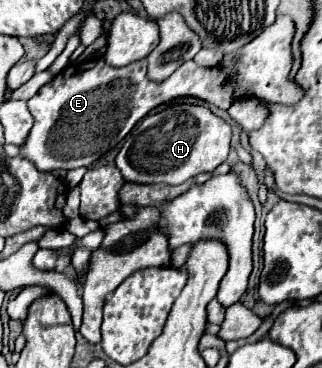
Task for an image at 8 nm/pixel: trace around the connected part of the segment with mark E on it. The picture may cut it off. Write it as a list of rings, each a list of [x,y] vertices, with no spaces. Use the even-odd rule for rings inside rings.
[[[280,16],[272,26],[256,36],[256,40],[228,54],[222,64],[214,68],[202,68],[190,60],[162,82],[150,82],[146,78],[144,60],[124,68],[108,68],[104,58],[90,58],[70,64],[28,100],[34,126],[20,146],[20,156],[30,160],[40,172],[90,166],[108,150],[118,146],[134,128],[134,124],[152,108],[180,96],[196,96],[222,110],[228,110],[236,98],[246,94],[284,106],[296,104],[302,100],[304,90],[294,78],[290,78],[294,64],[292,38],[294,22],[288,16]]]

